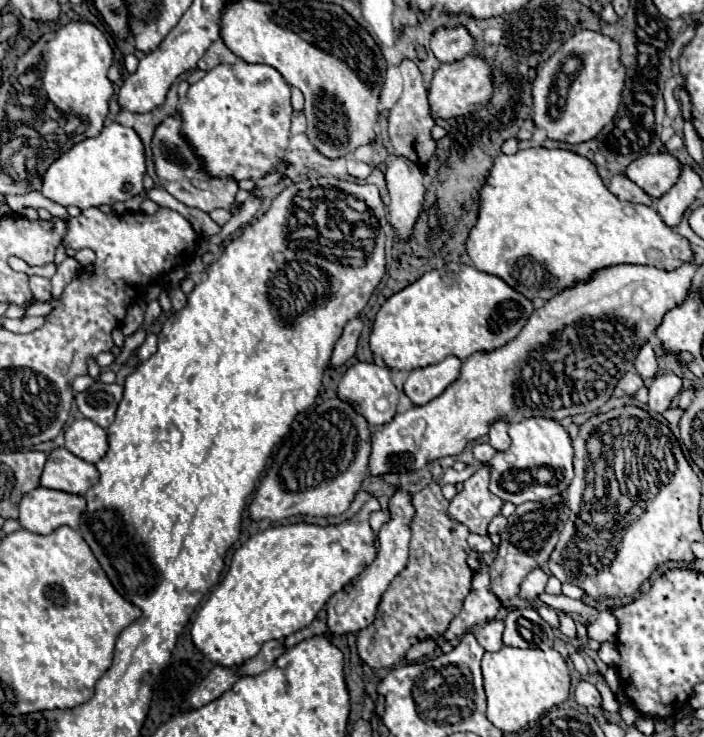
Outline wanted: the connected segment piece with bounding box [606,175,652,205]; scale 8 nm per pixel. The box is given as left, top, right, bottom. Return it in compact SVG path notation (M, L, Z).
M614 175L614 177L608 181L606 187L608 187L618 199L622 199L622 201L652 205L652 199L650 199L636 183L632 183L626 175Z

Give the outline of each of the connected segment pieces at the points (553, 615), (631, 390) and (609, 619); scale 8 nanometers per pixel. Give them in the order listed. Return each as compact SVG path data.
M542 605L542 607L538 607L536 609L538 613L540 613L540 617L548 623L548 625L552 625L552 627L558 627L558 613L552 609L552 607L548 607L548 605Z
M626 373L626 375L618 381L618 385L616 385L616 389L614 389L614 397L634 395L642 385L644 385L644 383L642 383L642 379L640 379L638 373Z
M600 611L600 617L588 625L588 635L590 639L596 639L600 643L616 643L616 633L620 629L620 623L616 621L616 617L610 611Z

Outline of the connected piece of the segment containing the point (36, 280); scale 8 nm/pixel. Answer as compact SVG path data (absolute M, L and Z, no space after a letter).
M32 275L30 277L30 289L38 301L48 301L50 299L50 279Z

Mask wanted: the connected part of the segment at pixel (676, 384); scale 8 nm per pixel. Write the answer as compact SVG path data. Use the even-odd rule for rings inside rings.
M658 375L654 377L648 391L650 391L648 409L654 413L664 413L670 401L682 391L682 379L676 375Z

